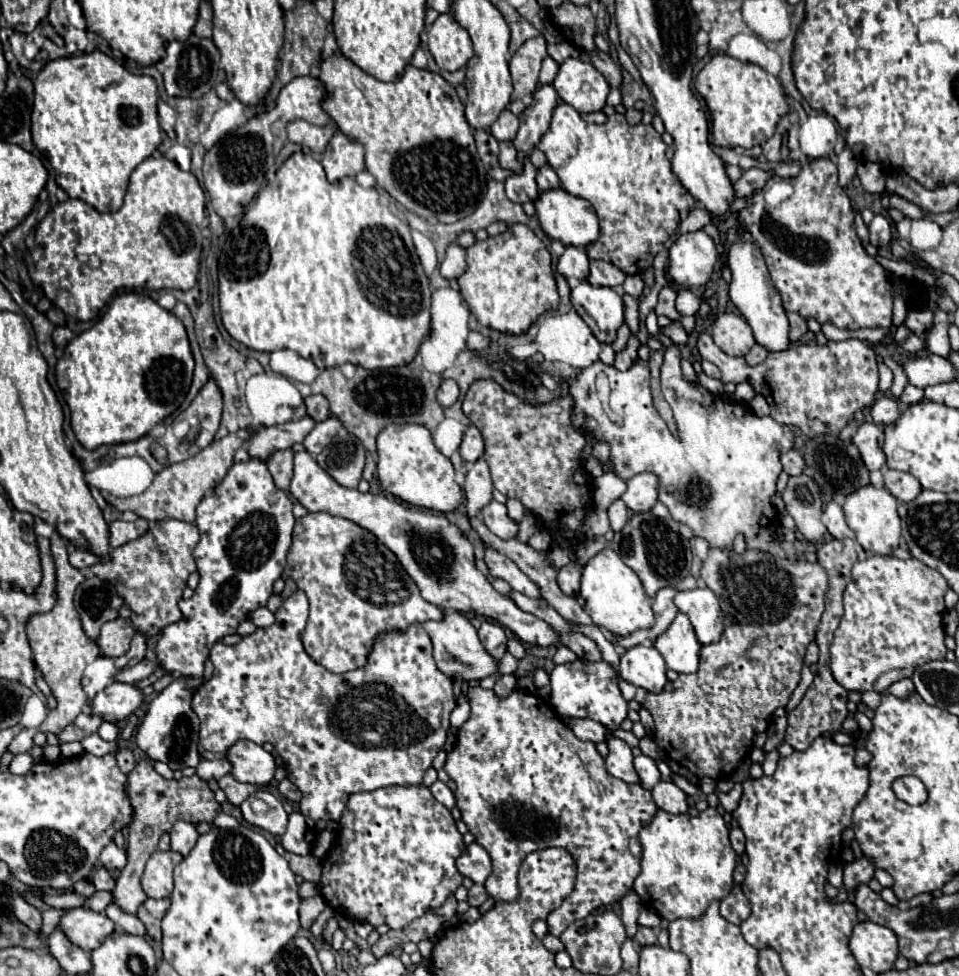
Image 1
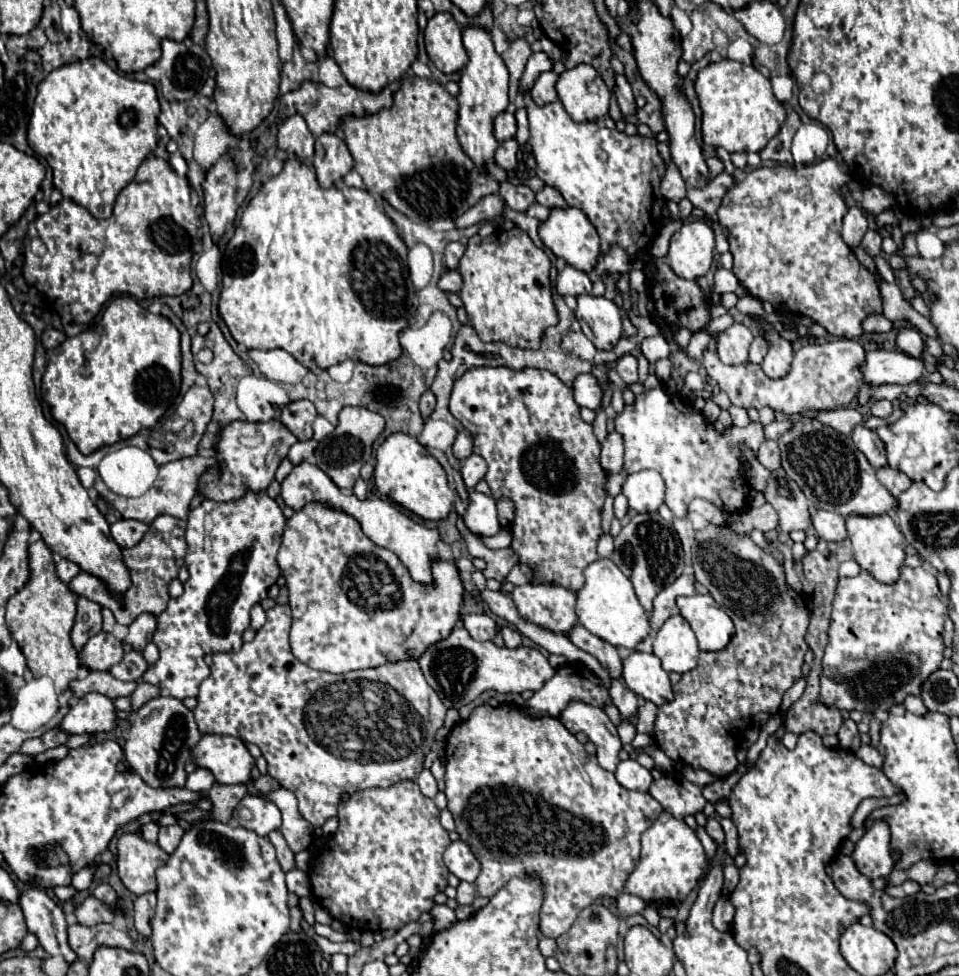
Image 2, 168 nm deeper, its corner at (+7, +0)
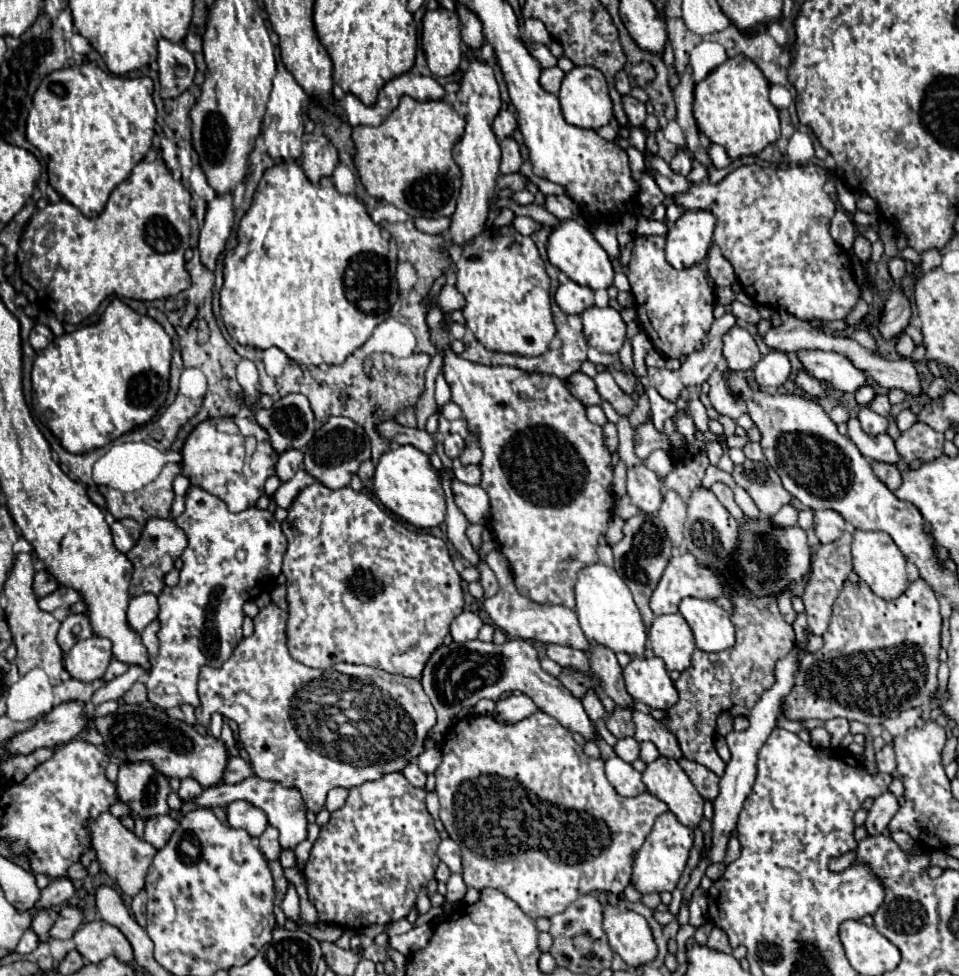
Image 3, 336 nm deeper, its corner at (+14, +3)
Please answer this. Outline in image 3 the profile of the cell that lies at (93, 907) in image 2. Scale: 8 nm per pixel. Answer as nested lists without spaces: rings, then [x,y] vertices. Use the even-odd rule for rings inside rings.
[[[64,906],[60,910],[60,916],[56,920],[56,924],[50,930],[50,938],[60,938],[60,940],[68,940],[72,938],[72,934],[78,930],[78,926],[84,922],[84,912],[76,906]]]

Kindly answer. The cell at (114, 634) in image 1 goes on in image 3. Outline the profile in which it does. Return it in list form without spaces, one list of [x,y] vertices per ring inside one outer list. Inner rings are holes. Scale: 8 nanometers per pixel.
[[[92,636],[88,640],[78,640],[72,650],[64,656],[64,668],[72,678],[82,682],[92,682],[104,676],[112,660],[112,642],[108,638]]]

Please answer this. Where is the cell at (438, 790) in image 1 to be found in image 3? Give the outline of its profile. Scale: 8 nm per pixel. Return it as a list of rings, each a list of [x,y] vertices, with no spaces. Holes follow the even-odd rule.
[[[408,764],[404,770],[402,770],[402,774],[408,778],[408,782],[412,784],[412,786],[416,786],[416,788],[424,788],[426,786],[426,774],[418,768],[418,764]]]

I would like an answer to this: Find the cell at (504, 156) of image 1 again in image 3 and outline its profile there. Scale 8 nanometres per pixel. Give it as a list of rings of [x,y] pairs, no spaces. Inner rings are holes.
[[[504,138],[504,140],[500,142],[500,148],[502,148],[500,172],[502,172],[502,174],[518,172],[518,170],[520,170],[520,164],[522,164],[522,158],[520,158],[520,148],[518,148],[516,140],[514,140],[514,138]]]

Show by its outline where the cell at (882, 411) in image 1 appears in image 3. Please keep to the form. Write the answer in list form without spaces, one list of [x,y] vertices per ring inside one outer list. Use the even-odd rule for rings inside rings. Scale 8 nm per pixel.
[[[886,394],[876,396],[868,406],[870,406],[870,410],[874,410],[876,414],[882,414],[882,416],[888,416],[888,414],[890,414],[890,402],[888,402],[888,396],[886,396]]]

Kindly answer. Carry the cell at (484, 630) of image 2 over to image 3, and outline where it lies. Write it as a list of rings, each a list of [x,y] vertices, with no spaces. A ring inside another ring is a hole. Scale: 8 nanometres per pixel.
[[[462,612],[454,618],[454,622],[450,626],[450,634],[452,634],[454,642],[462,644],[462,642],[478,638],[478,632],[482,626],[484,626],[484,622],[476,612]]]

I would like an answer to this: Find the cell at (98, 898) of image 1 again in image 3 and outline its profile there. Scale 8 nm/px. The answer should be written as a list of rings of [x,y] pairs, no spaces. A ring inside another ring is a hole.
[[[28,930],[22,938],[20,938],[20,942],[18,942],[18,946],[16,946],[16,952],[18,954],[30,954],[36,946],[38,946],[38,936],[32,932],[32,930]]]

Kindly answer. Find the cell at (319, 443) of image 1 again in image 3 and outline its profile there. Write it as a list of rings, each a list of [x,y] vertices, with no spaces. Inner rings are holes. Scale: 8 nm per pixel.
[[[288,448],[280,454],[278,464],[276,464],[276,474],[280,476],[280,480],[290,480],[296,474],[296,468],[302,466],[302,452],[296,448]]]

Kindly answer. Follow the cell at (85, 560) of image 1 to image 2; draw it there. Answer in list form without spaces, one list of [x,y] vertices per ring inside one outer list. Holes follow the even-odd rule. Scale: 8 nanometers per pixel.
[[[61,559],[61,561],[57,563],[57,567],[55,567],[55,573],[57,573],[57,577],[59,577],[63,583],[69,583],[79,571],[81,571],[81,569],[79,569],[75,563],[67,561],[67,559]]]

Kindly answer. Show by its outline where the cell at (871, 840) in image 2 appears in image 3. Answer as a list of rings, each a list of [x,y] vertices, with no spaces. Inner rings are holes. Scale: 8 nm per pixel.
[[[884,792],[882,796],[878,796],[874,800],[874,806],[868,810],[868,818],[864,822],[864,828],[866,828],[868,836],[882,834],[882,830],[888,826],[888,822],[894,818],[896,812],[898,812],[898,806],[896,806],[896,796],[894,794]]]

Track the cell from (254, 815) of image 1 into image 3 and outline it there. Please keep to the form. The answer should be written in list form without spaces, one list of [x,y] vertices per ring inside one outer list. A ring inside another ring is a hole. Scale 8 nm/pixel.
[[[236,800],[228,804],[226,814],[232,828],[244,828],[250,836],[260,836],[268,826],[266,812],[256,808],[254,804],[248,804],[246,800]]]

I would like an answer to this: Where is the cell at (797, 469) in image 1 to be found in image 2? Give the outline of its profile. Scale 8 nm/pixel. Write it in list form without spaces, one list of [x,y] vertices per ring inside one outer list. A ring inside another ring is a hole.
[[[763,441],[759,451],[757,451],[757,461],[767,467],[769,471],[773,469],[779,469],[781,463],[779,463],[779,447],[775,441]]]

